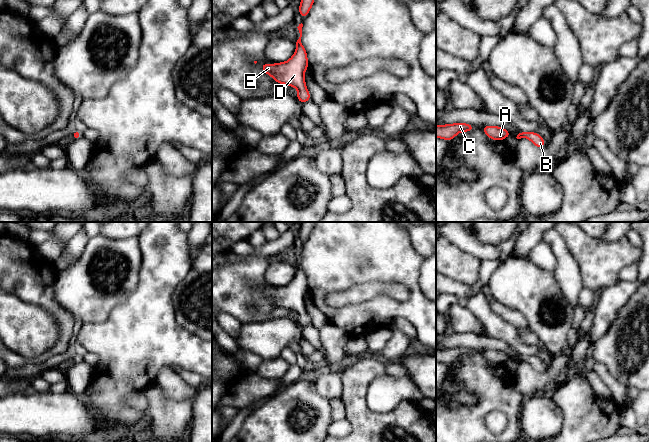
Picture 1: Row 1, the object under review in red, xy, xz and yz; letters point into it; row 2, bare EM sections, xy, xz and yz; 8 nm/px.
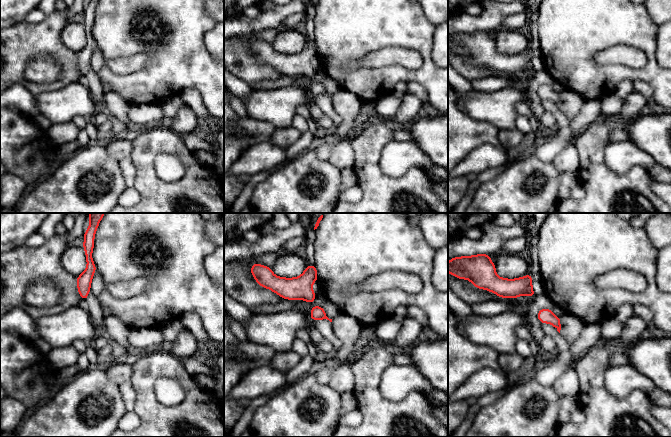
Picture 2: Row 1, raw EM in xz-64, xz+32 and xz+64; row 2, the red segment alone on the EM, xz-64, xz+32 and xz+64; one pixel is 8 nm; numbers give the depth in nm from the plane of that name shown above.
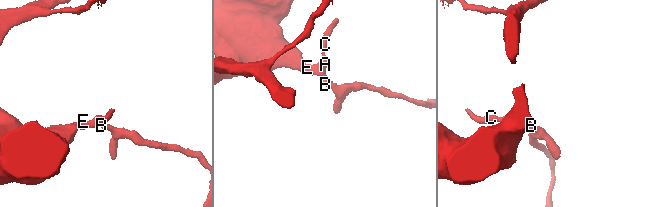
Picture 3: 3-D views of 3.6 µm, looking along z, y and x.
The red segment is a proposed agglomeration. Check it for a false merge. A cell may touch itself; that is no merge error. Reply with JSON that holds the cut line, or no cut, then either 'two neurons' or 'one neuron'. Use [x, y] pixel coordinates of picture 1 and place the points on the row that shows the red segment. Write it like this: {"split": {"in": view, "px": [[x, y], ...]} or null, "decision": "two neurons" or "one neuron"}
{"split": null, "decision": "one neuron"}

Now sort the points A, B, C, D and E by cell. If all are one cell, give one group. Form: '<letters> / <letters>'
A B C D E

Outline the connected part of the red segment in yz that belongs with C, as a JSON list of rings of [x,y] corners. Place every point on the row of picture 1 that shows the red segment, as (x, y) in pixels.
[[[455,123],[447,125],[437,125],[436,126],[436,137],[452,140],[459,132],[473,131],[474,126],[465,123]]]

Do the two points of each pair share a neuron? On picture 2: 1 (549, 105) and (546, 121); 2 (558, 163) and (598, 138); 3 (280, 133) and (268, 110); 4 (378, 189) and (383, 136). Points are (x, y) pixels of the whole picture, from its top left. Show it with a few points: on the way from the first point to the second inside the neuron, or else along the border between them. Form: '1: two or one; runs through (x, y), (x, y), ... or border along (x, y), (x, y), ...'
1: two; border along (546, 110), (555, 119), (554, 128)
2: two; border along (572, 141), (579, 158), (578, 170)
3: two; border along (291, 125), (276, 129)
4: one; runs through (372, 176), (372, 149)

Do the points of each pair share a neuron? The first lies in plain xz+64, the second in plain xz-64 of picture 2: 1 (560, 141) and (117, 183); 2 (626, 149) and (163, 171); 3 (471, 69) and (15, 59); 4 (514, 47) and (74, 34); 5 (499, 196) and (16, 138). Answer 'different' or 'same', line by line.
1: different
2: same
3: same
4: same
5: different

